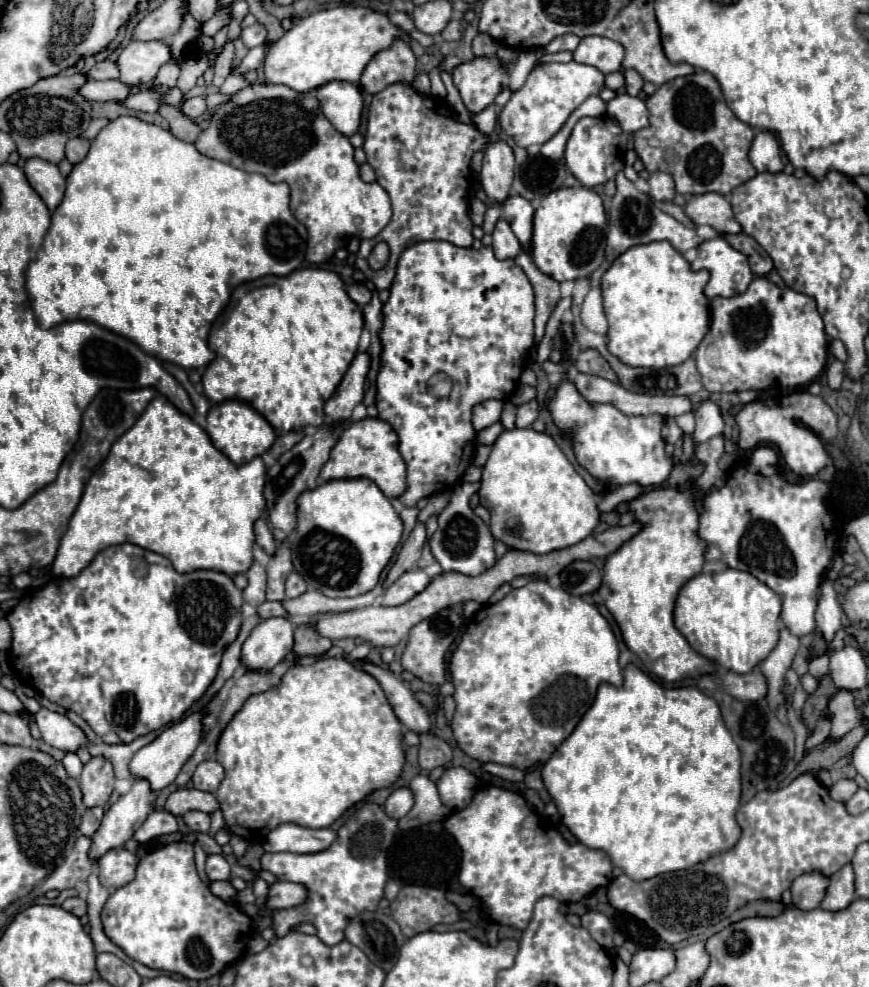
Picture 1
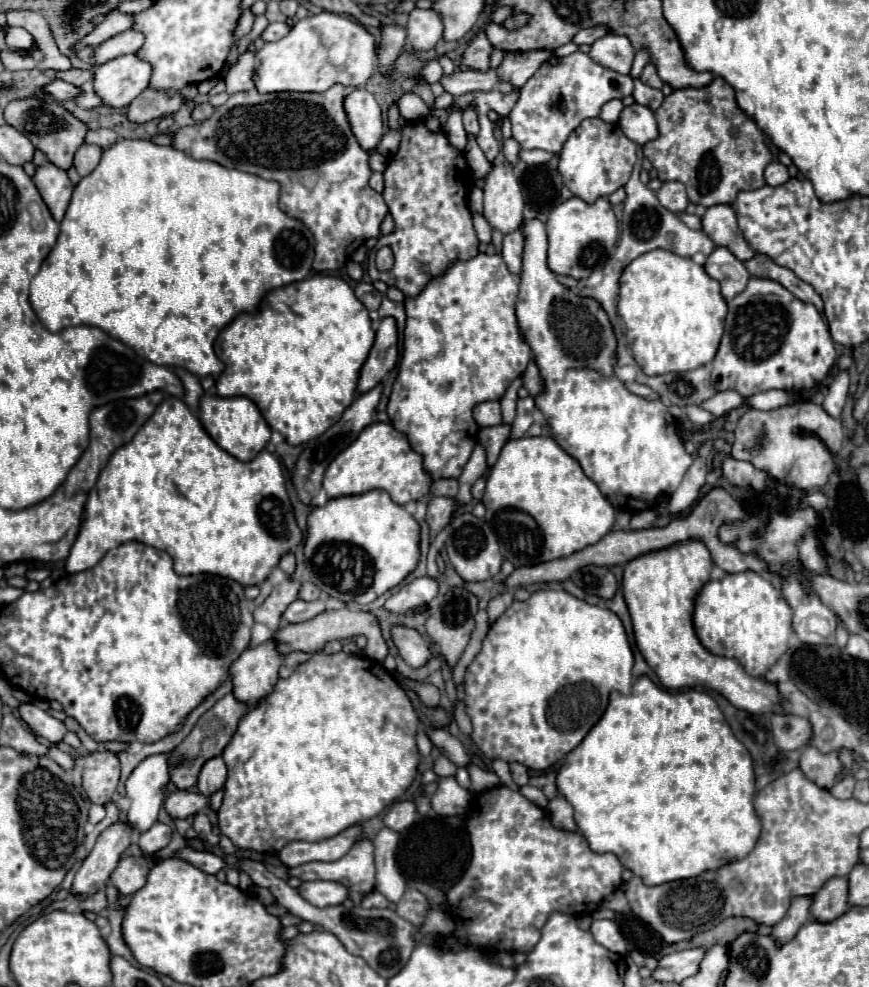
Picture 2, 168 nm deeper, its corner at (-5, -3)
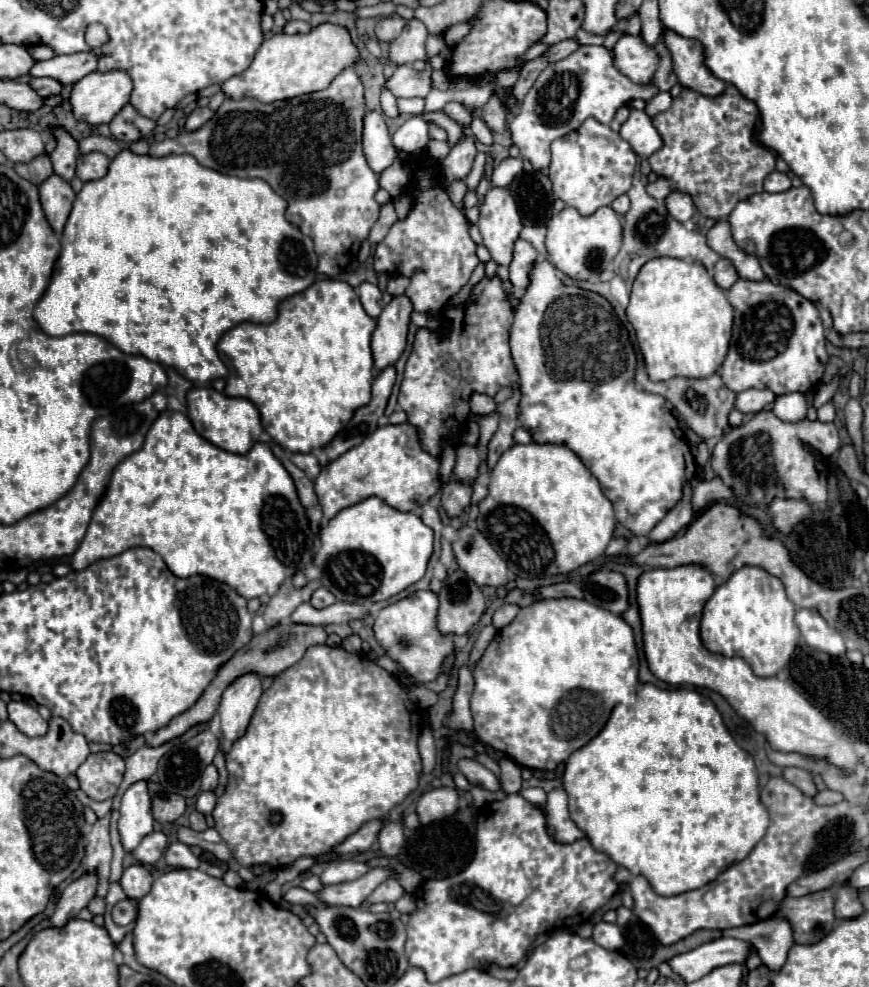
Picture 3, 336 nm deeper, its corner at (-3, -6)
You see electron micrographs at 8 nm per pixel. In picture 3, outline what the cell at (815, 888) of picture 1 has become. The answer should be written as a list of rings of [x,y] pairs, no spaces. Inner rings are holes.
[[[765,920],[749,926],[729,928],[721,934],[753,942],[759,950],[759,958],[769,970],[781,970],[793,946],[793,930],[787,920]]]

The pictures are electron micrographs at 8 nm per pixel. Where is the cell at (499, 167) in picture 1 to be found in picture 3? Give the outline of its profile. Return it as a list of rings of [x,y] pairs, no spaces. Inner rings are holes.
[[[491,188],[487,192],[477,226],[491,260],[499,266],[509,266],[513,258],[513,244],[521,232],[521,216],[509,190]]]

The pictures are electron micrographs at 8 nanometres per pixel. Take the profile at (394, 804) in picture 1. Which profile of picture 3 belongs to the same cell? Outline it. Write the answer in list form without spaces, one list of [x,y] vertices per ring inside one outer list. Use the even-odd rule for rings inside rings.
[[[399,820],[387,822],[383,826],[383,830],[379,832],[379,850],[381,850],[381,854],[387,856],[387,858],[397,858],[403,844],[405,844],[405,836],[403,836],[401,822]]]

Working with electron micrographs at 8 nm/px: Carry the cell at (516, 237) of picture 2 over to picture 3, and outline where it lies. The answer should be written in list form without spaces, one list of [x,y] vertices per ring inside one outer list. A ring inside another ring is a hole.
[[[517,240],[515,242],[515,252],[513,252],[513,262],[509,266],[509,274],[511,274],[511,282],[515,284],[517,292],[523,292],[529,282],[531,282],[531,270],[537,262],[537,250],[525,242],[525,240]]]

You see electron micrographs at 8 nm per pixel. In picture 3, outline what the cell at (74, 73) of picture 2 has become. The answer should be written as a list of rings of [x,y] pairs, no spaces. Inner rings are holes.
[[[29,78],[27,82],[41,98],[49,98],[49,96],[57,96],[61,92],[61,86],[57,86],[57,82],[53,82],[53,78]]]

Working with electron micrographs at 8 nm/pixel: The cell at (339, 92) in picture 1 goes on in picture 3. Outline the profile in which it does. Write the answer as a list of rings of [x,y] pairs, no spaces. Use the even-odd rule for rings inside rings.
[[[367,112],[365,114],[365,130],[363,130],[363,150],[367,164],[375,174],[381,174],[385,168],[393,164],[397,158],[397,150],[391,142],[387,132],[387,124],[381,112]]]

